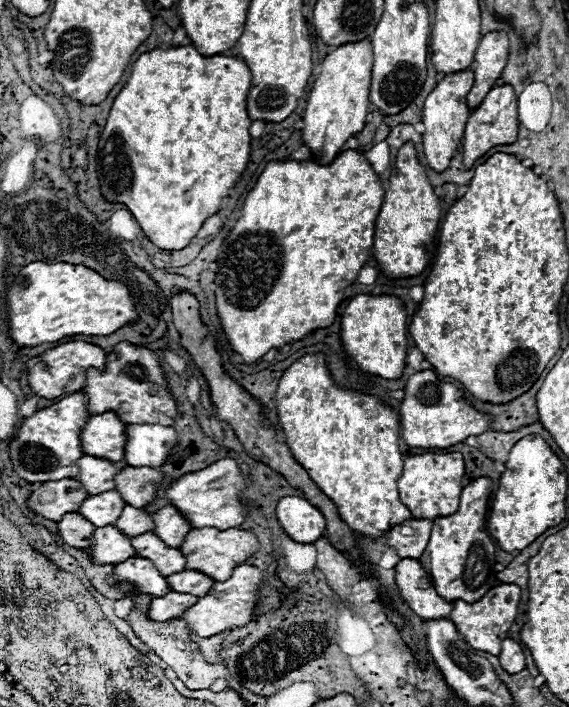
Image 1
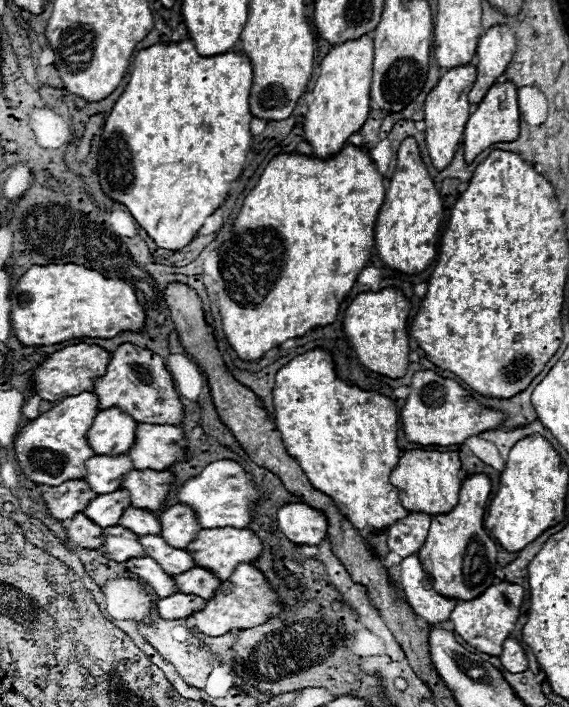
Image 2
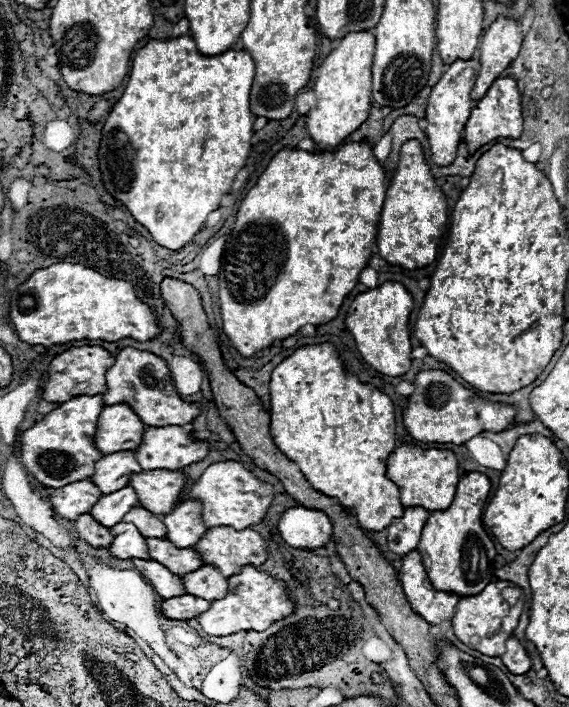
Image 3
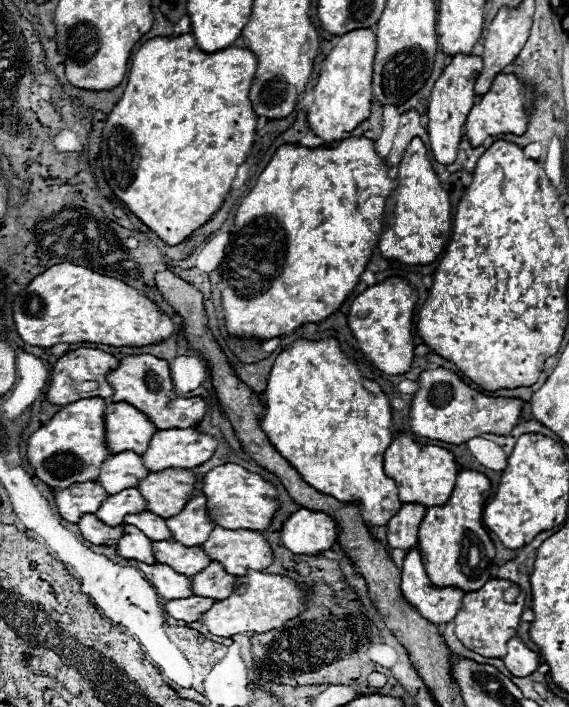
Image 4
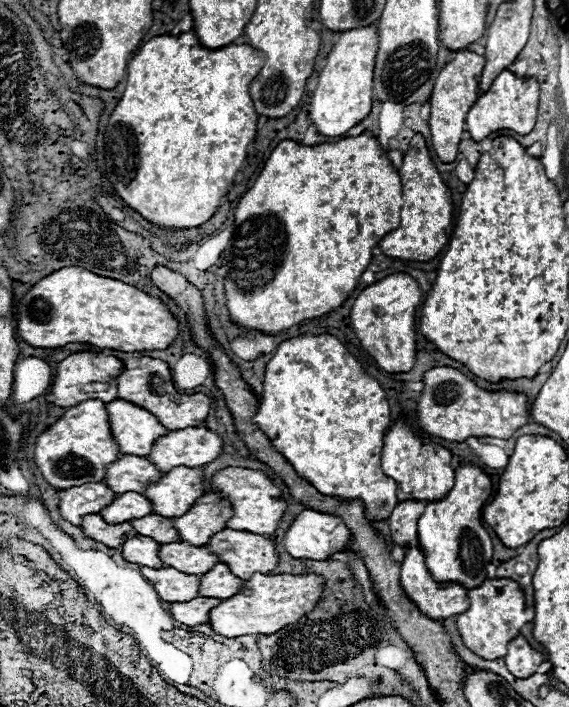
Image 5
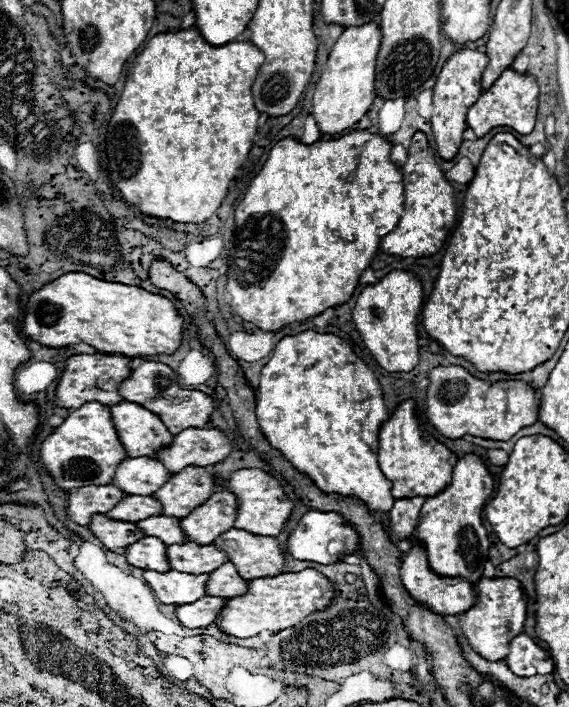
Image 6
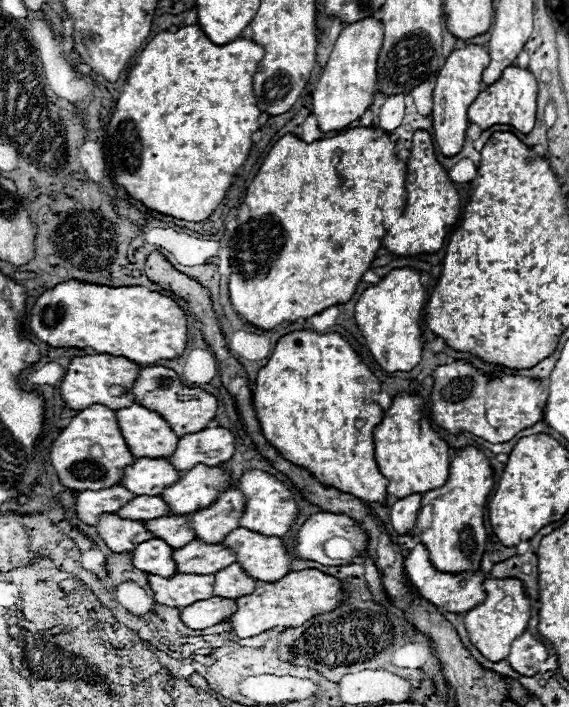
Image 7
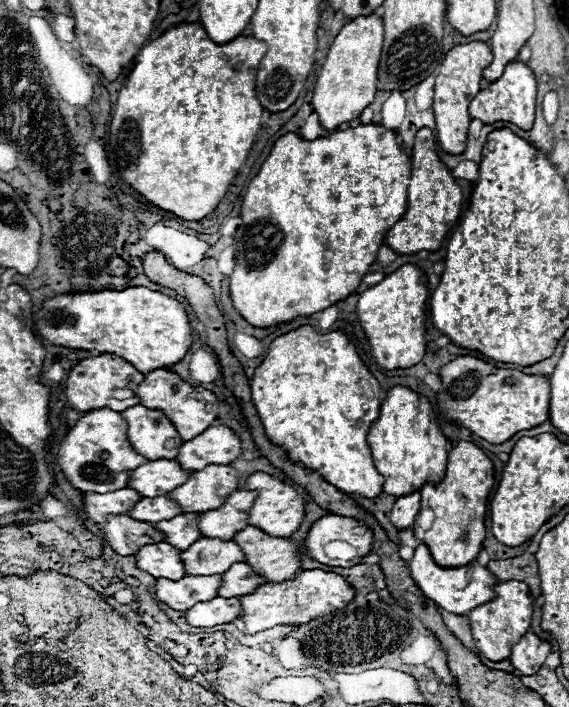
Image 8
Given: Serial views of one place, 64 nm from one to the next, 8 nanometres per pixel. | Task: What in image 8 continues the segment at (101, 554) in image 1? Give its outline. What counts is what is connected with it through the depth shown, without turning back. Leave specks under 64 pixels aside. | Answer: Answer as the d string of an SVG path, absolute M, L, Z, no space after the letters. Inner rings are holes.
M168 542L144 544L136 552L136 564L140 570L152 574L154 578L162 576L168 580L180 580L182 576L186 576L180 562L180 550L172 548Z

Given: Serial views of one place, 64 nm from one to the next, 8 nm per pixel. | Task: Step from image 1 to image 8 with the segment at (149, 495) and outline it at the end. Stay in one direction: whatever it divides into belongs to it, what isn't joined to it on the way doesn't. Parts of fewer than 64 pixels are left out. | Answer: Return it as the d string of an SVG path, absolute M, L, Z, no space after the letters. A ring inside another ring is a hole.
M210 464L202 470L190 472L180 488L168 492L168 498L174 500L182 512L206 512L224 504L224 496L218 494L220 488L226 492L238 488L236 470L224 464Z

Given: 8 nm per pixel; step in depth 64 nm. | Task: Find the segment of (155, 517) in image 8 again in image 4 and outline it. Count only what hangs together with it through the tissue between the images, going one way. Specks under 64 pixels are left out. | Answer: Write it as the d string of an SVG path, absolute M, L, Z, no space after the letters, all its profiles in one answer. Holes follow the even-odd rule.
M126 488L124 492L118 492L116 496L108 496L100 508L94 512L94 516L108 524L108 526L118 526L124 522L126 514L136 514L136 512L144 512L146 508L146 500L140 496L140 492L136 488Z

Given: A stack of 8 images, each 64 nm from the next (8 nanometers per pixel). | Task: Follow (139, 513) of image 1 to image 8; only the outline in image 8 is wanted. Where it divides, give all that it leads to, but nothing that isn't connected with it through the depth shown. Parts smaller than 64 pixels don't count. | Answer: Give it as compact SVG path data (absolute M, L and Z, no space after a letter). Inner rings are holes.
M178 514L172 520L162 520L152 524L166 536L166 542L178 550L186 550L200 538L200 530L196 528L196 514Z

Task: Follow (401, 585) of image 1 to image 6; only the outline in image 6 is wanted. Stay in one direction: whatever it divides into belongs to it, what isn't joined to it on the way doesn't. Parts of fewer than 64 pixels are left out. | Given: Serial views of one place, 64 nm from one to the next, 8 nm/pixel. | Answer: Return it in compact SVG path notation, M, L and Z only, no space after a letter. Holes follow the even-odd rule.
M414 546L410 548L404 558L402 558L402 568L400 568L400 578L404 588L408 590L408 594L420 602L422 606L426 606L430 612L438 614L438 616L454 616L454 614L464 614L466 610L470 610L476 602L474 596L474 584L466 582L464 578L440 578L438 574L434 574L428 566L426 560L426 552L422 546Z

